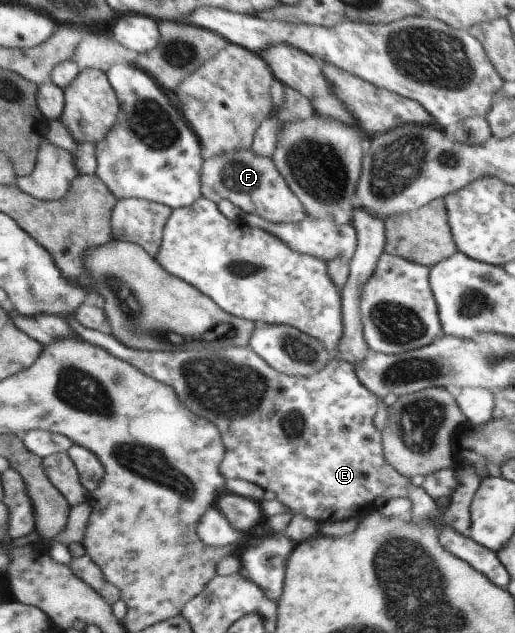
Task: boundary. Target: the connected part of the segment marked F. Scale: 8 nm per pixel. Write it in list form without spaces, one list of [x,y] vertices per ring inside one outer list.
[[[251,149],[205,158],[201,169],[201,195],[215,204],[228,200],[242,212],[274,224],[300,224],[306,218],[301,201],[290,191],[274,160],[260,157]]]

